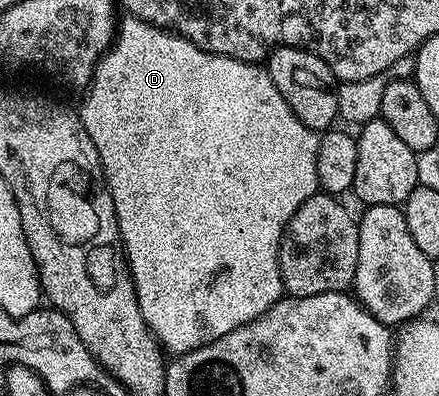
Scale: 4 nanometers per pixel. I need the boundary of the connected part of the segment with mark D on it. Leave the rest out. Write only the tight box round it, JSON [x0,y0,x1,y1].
[80,16,320,356]

